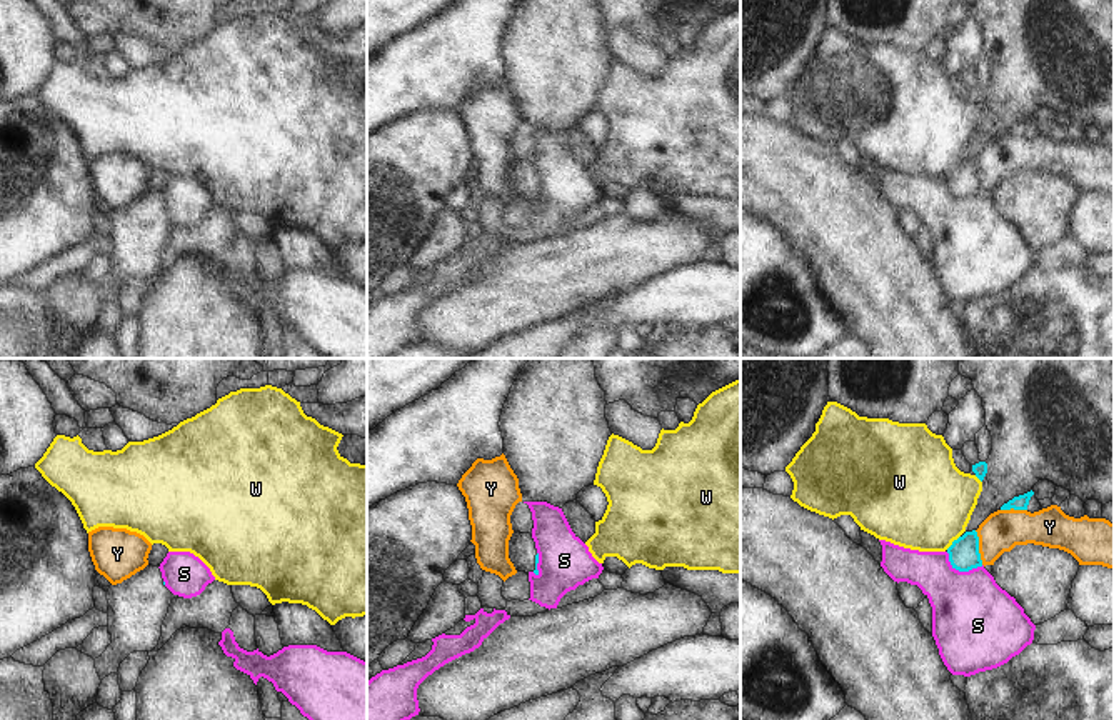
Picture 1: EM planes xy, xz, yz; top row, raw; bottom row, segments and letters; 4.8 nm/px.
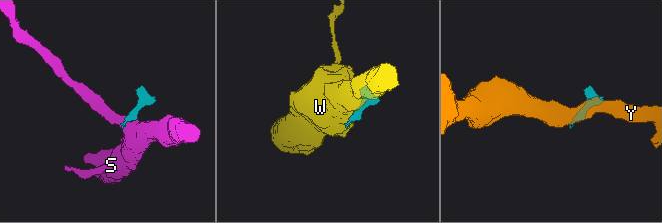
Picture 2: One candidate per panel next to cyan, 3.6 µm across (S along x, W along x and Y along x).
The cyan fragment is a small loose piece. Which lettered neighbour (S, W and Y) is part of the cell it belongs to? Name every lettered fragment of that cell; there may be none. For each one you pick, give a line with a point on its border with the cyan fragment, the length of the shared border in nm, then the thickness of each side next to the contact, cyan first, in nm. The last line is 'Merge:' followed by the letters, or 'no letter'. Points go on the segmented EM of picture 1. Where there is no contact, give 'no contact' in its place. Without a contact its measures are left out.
Merge: no letter

